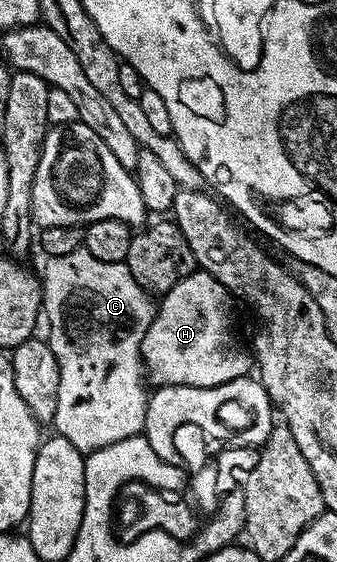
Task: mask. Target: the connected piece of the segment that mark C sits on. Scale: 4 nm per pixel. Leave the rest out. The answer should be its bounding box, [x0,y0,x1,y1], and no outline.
[40,247,156,455]

